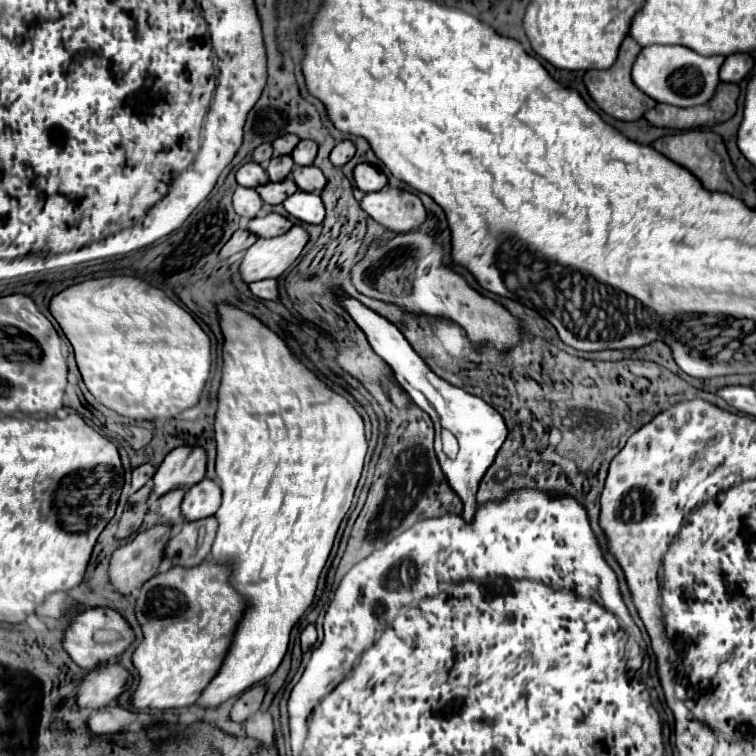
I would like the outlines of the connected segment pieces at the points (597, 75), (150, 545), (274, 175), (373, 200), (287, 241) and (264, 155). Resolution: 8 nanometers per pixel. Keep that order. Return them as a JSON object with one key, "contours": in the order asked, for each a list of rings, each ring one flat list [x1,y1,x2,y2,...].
{"contours":[[[626,36,622,46,620,46,620,52,618,52,618,58,616,58,614,66,610,66,608,70,602,70,602,72,588,70,584,74,584,84,586,84,592,100,598,104,598,108,602,108,608,116,612,116,616,120,628,120,628,122,638,120,638,118,642,118,642,114,646,110,656,106,656,102,652,98,648,98,646,94,642,94,630,78,630,66,634,64,634,58,638,56,638,50,642,50,642,48,630,36]],[[154,526,148,532,140,532,132,542,114,550,108,566,108,582,112,584,112,588,124,596,130,596,144,580,148,580,154,574,154,568,162,560,162,546,166,546,168,540,170,540,170,526]],[[274,156,266,168,270,182,282,182,290,176,294,168,294,160,290,156]],[[384,188,380,192,366,194,360,206,378,224,394,232,416,230,426,220,426,210,420,198,398,188]],[[292,226,276,238,258,238,240,264,240,276,246,284,266,278,278,278,304,250,308,234,302,226]],[[262,144,262,146,258,146,256,150,254,150,254,154,252,154,252,158,258,162,258,164,266,164,270,158,272,158,272,146,270,144]]]}

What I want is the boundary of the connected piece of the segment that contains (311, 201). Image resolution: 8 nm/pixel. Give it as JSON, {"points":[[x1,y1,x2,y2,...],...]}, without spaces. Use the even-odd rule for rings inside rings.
{"points":[[298,190,290,198,286,198,284,208,292,218,296,218,300,222,320,224,324,220,324,206,316,192]]}

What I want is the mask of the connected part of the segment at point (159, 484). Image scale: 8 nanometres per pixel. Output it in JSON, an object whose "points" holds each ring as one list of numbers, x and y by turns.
{"points":[[176,448,172,450,160,468,156,470,154,482,154,496,160,498,176,488,188,490,190,486,198,484,206,474,206,452,202,448]]}

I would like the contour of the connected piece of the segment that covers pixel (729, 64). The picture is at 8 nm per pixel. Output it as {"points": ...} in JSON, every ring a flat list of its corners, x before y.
{"points":[[738,52,738,54,730,54,726,56,722,70,720,70,720,80,724,82,740,82,754,66,754,60,750,54]]}

